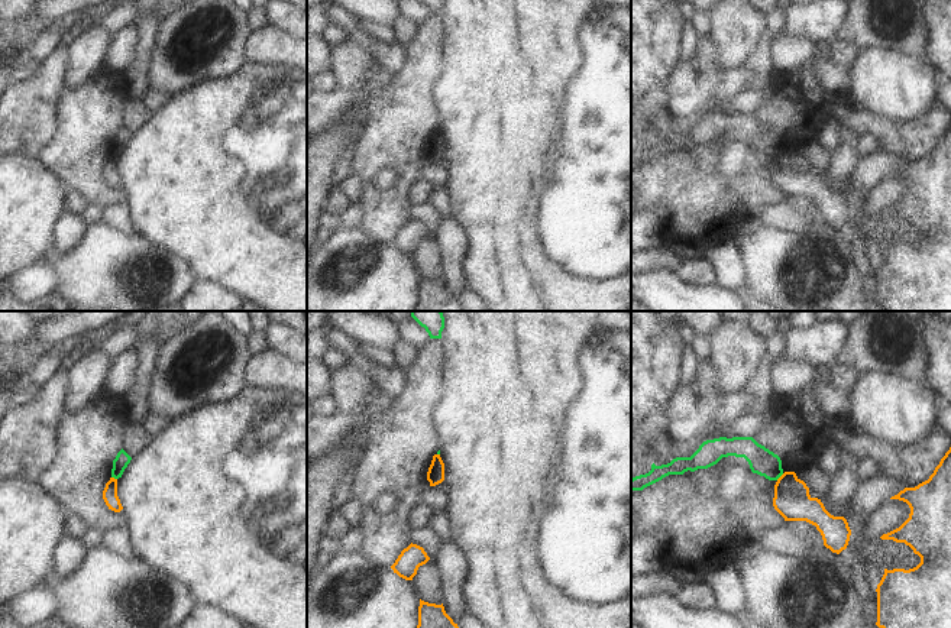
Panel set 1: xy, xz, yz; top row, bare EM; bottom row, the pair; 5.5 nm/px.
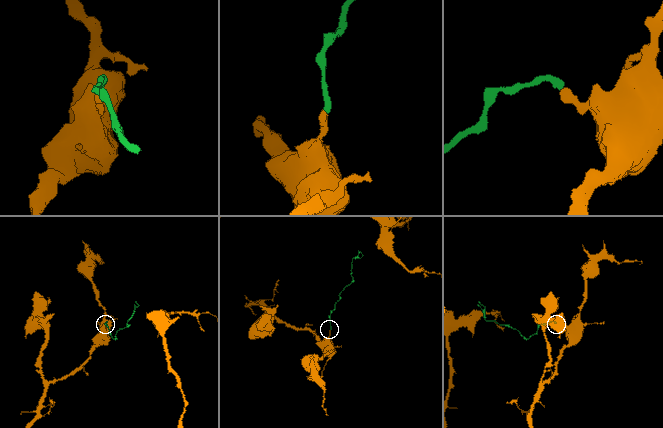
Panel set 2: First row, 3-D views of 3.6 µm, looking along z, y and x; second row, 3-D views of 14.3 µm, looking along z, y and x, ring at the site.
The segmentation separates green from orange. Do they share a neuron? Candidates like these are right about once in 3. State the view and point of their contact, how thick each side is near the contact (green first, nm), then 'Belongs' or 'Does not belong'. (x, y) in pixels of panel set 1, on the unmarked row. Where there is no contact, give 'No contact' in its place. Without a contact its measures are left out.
Touches green at yz (779, 152). Thickness 150 nm (green) against 200 nm. Does not belong.

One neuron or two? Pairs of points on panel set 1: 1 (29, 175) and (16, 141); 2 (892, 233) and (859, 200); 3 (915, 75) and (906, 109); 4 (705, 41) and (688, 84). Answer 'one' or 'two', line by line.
1: two
2: two
3: one
4: one

